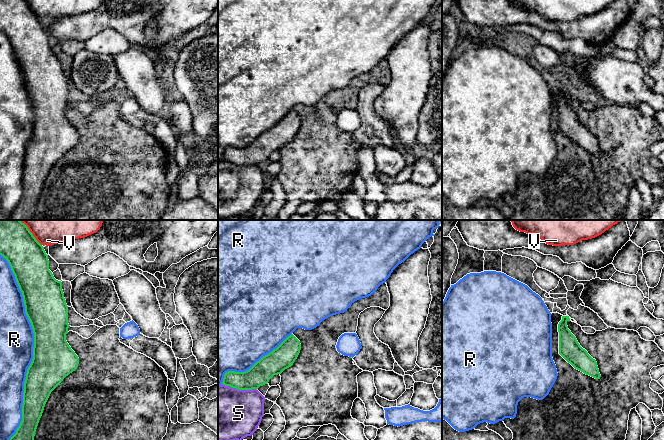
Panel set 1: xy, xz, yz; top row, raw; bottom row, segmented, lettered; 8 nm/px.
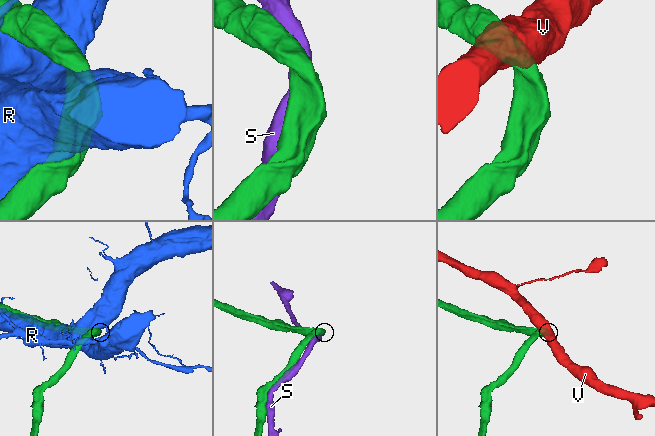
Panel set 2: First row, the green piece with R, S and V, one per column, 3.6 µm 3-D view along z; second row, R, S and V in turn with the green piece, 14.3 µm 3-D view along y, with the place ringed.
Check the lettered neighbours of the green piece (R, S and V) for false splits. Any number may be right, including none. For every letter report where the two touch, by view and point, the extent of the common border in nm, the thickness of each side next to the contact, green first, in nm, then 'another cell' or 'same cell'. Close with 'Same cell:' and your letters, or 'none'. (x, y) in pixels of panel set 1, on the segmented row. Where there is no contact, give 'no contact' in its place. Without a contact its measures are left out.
R: contact xy (33, 347); length 1500 nm; calibres 340 and 280 nm; another cell
S: contact xz (239, 389); length 280 nm; calibres 180 and 440 nm; another cell
V: contact xy (30, 232); length 280 nm; calibres 300 and 380 nm; another cell
Same cell: none

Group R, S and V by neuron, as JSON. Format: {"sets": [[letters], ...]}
{"sets": [["R"], ["S"], ["V"]]}

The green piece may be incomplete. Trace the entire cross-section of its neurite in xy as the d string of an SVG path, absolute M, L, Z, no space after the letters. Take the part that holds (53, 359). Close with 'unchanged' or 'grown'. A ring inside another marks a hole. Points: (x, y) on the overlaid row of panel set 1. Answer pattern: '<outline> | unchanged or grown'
M0 220L0 255L8 261L19 289L22 292L25 313L34 333L33 359L27 369L24 382L22 421L10 440L34 440L39 420L51 392L66 376L77 369L79 358L66 341L66 334L69 328L68 306L64 298L62 282L56 280L49 270L48 255L44 247L20 220Z | unchanged

